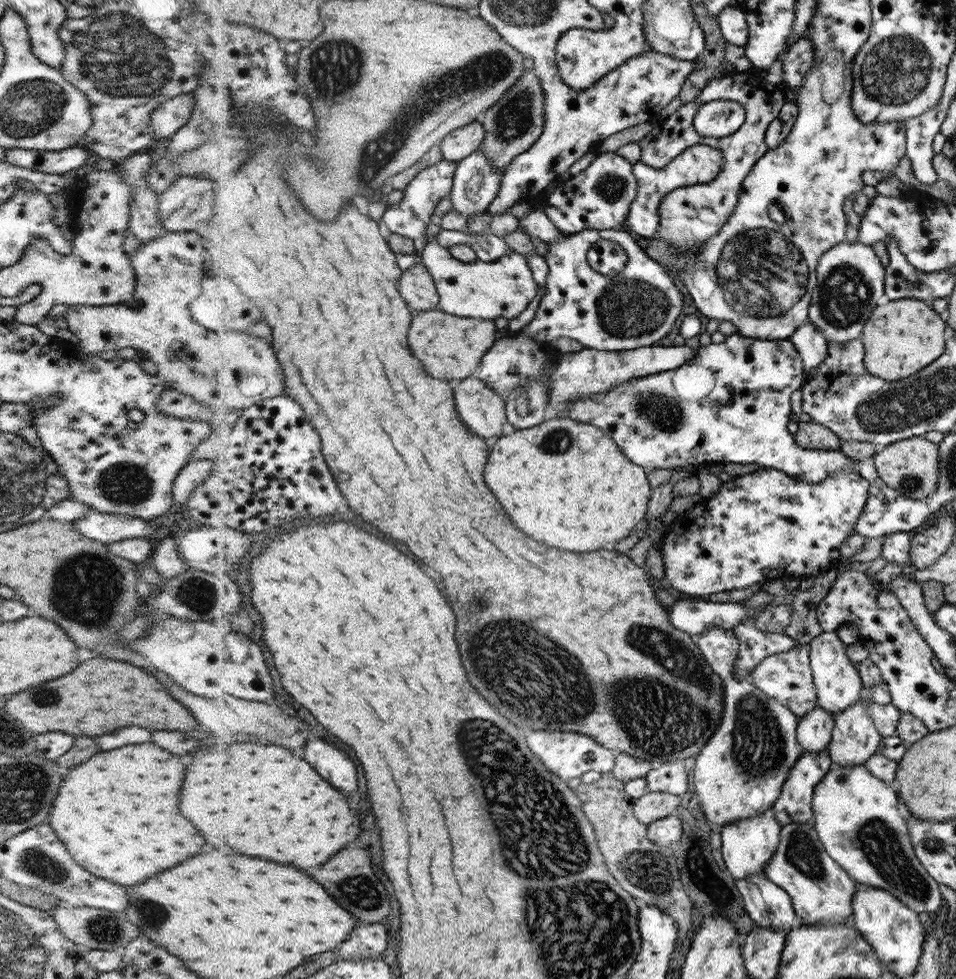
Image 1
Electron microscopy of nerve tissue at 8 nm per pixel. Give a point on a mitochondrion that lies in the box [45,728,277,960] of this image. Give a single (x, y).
(102, 929)

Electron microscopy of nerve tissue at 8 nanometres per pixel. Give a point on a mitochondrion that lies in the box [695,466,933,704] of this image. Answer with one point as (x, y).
(910, 484)

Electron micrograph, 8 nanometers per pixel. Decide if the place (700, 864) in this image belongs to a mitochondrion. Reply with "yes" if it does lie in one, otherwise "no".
yes

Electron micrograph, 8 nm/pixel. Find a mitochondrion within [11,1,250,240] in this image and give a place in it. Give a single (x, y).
(120, 54)

